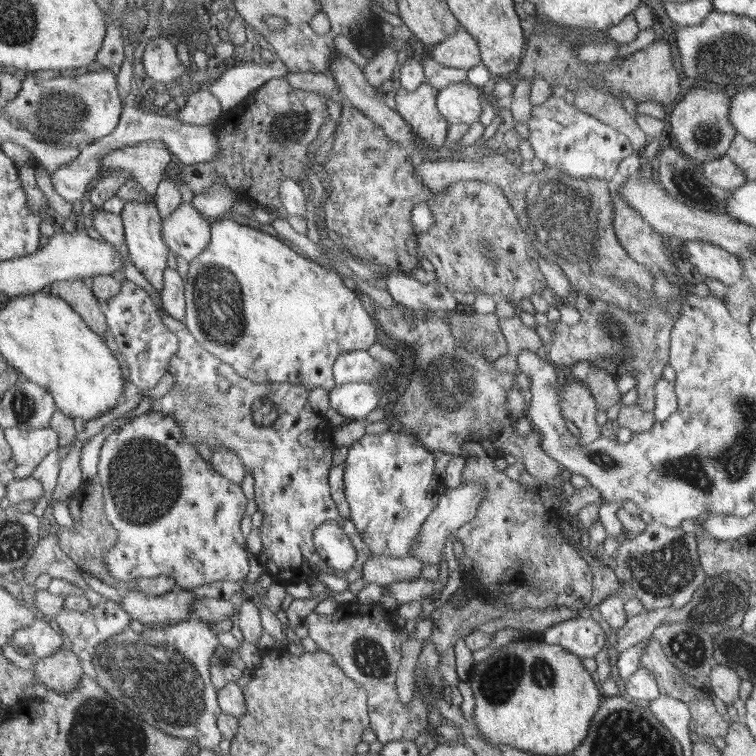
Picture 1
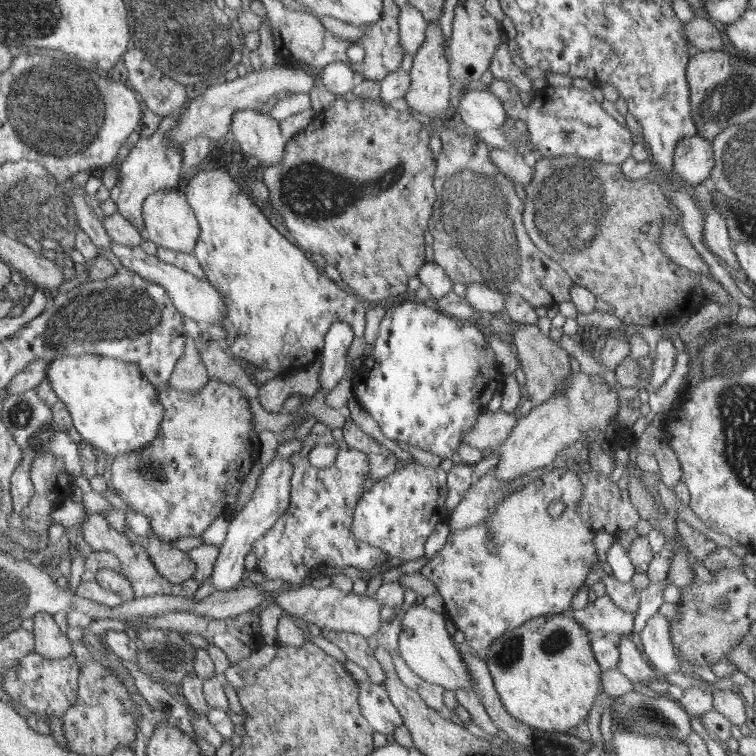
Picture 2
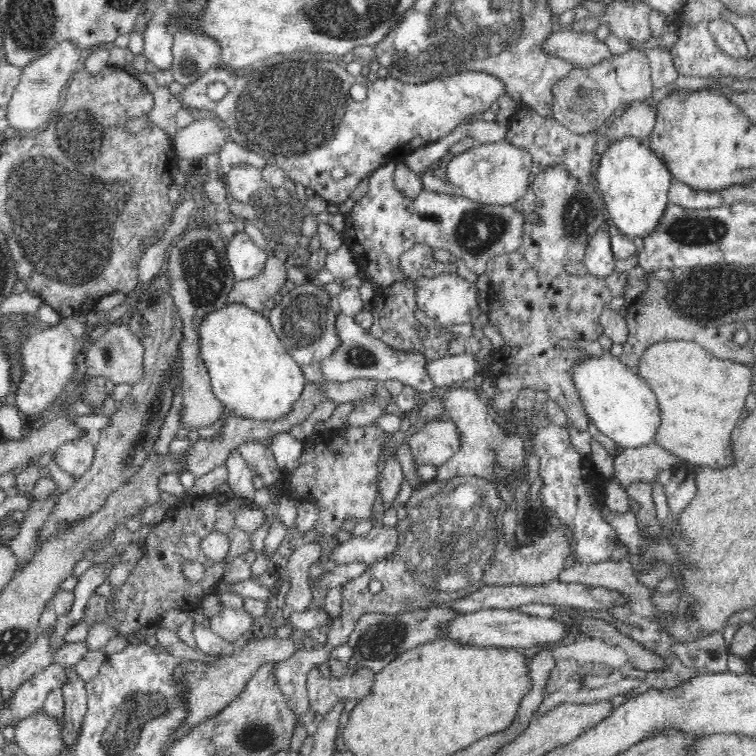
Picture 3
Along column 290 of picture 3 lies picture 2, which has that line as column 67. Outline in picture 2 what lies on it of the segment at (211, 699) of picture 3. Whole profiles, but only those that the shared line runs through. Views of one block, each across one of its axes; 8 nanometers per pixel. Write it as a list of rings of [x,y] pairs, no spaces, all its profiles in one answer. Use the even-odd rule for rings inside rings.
[[[38,613],[32,618],[29,626],[35,636],[35,653],[44,658],[60,660],[70,655],[70,642],[58,628],[58,624],[52,620],[50,613]]]

